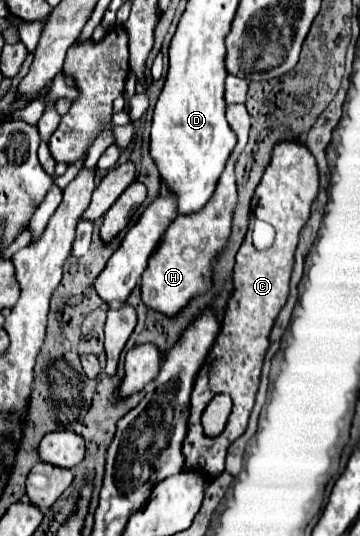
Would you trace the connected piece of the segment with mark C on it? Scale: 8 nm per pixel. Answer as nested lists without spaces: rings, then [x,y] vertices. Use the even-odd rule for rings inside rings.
[[[297,138],[293,140],[281,140],[273,148],[273,156],[269,166],[263,172],[263,178],[253,194],[251,200],[251,220],[265,220],[271,226],[275,226],[277,236],[275,244],[269,250],[255,250],[251,240],[251,230],[247,232],[235,262],[233,272],[233,284],[235,292],[229,300],[229,306],[225,310],[221,332],[217,336],[215,346],[211,348],[191,394],[191,416],[189,416],[189,432],[187,432],[187,444],[183,444],[183,454],[187,456],[185,470],[191,466],[199,466],[201,472],[207,472],[207,478],[213,480],[223,472],[225,466],[225,454],[233,440],[237,440],[245,428],[249,414],[255,404],[255,394],[259,388],[259,376],[263,358],[269,346],[269,332],[275,324],[275,318],[289,296],[289,276],[293,270],[293,254],[297,246],[299,232],[303,224],[309,218],[309,210],[313,200],[319,192],[319,168],[309,148]],[[217,394],[229,394],[233,400],[233,412],[229,414],[229,420],[225,424],[225,430],[209,438],[203,434],[201,428],[201,416],[207,404]]]

